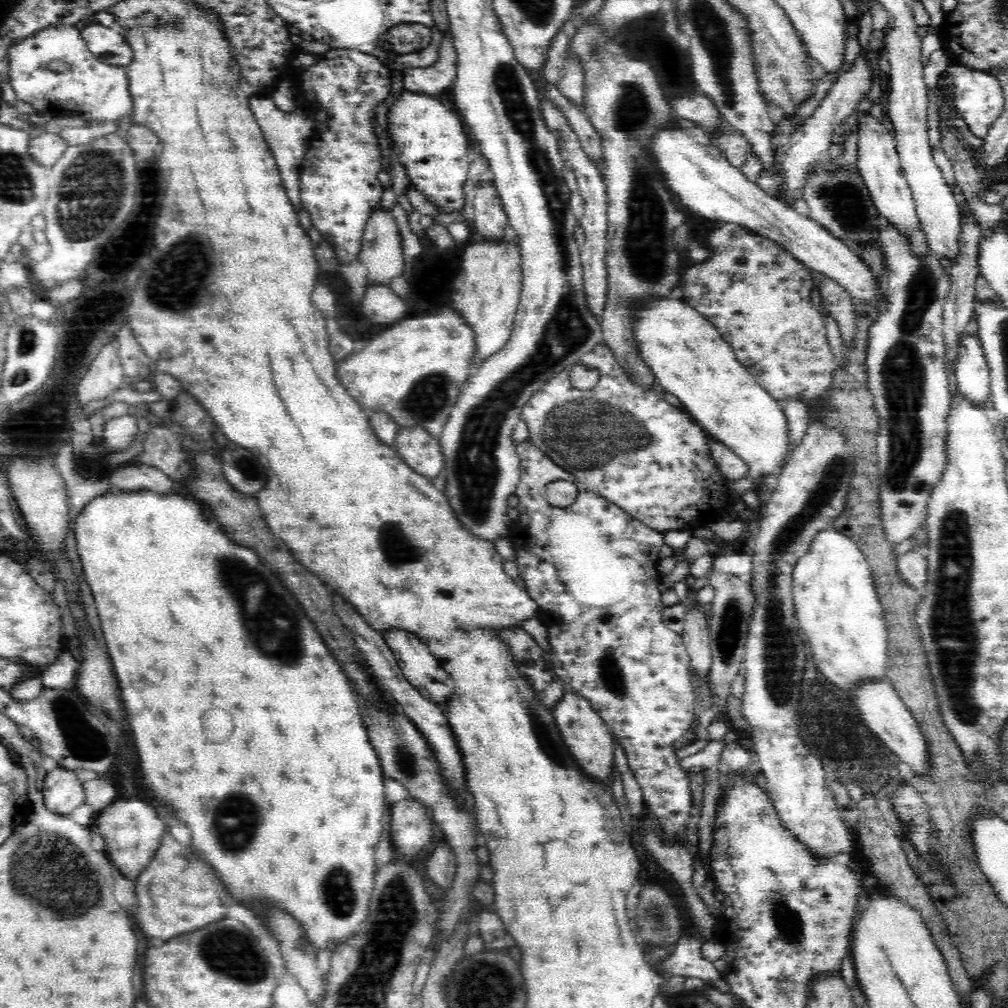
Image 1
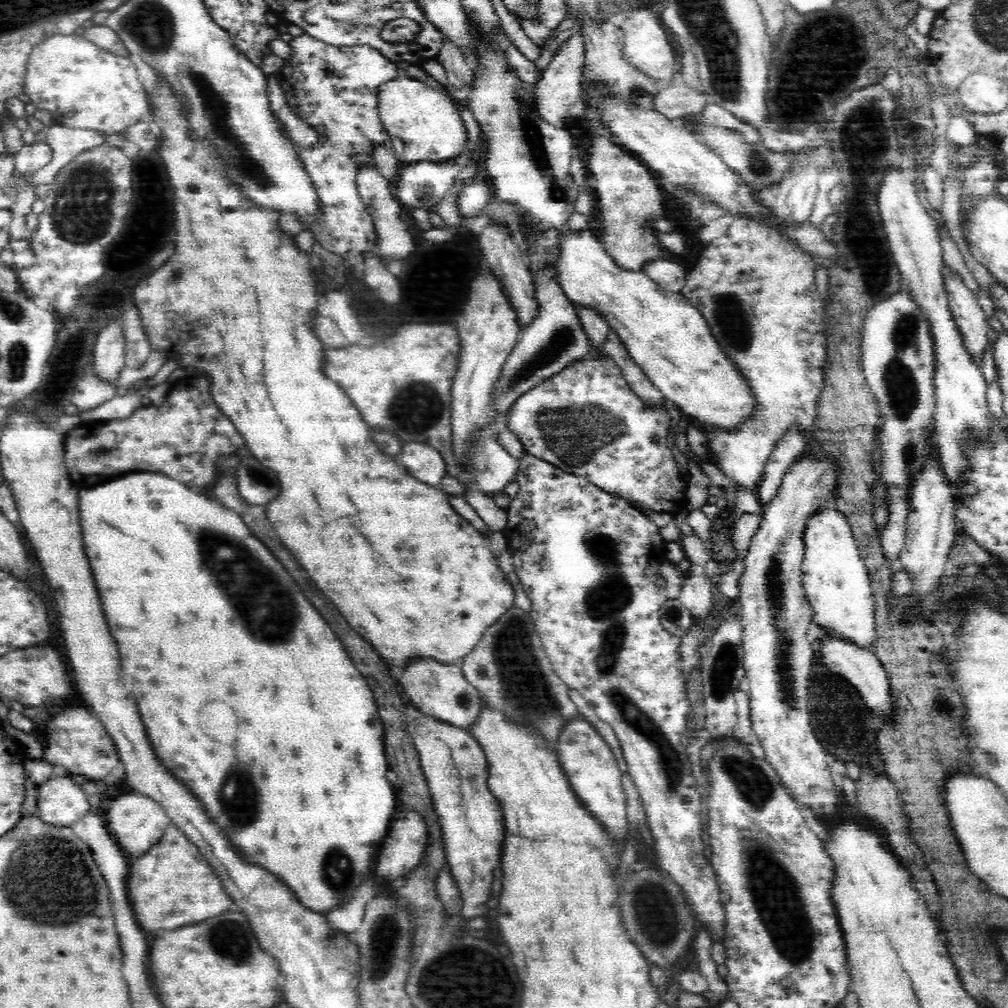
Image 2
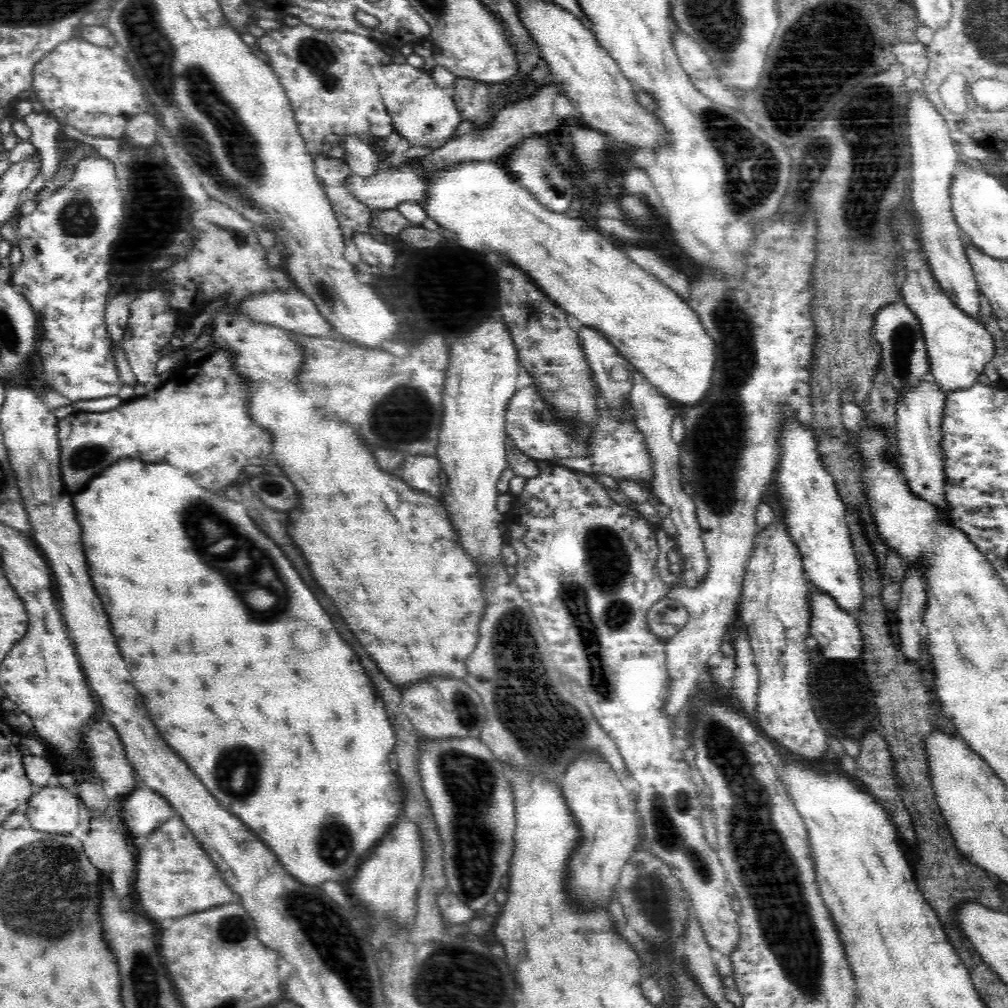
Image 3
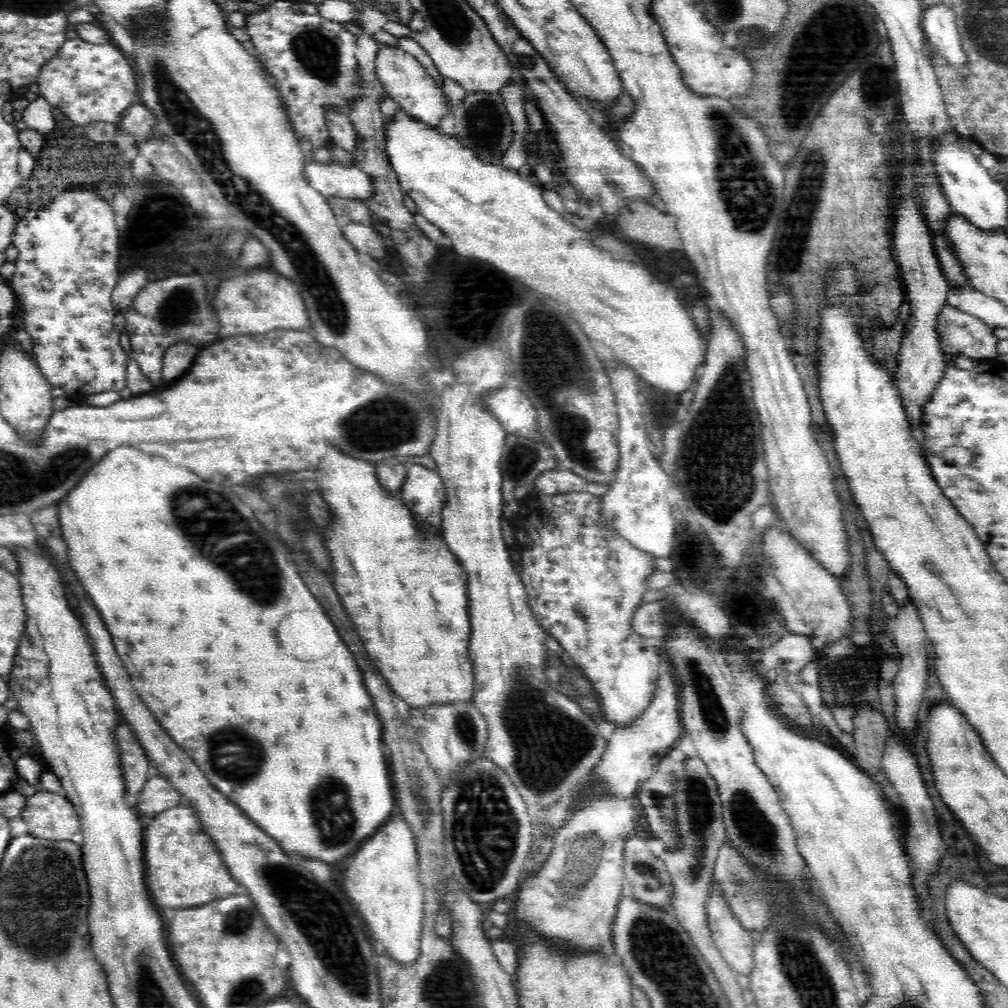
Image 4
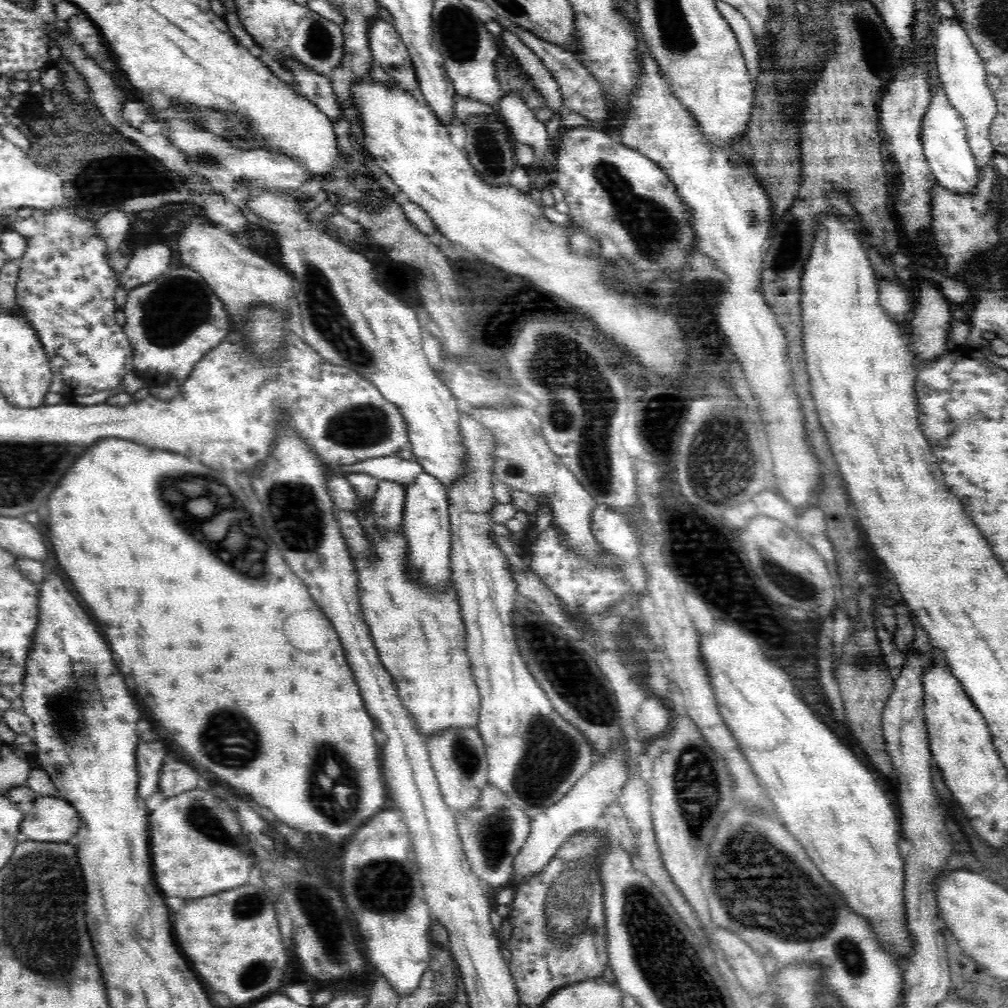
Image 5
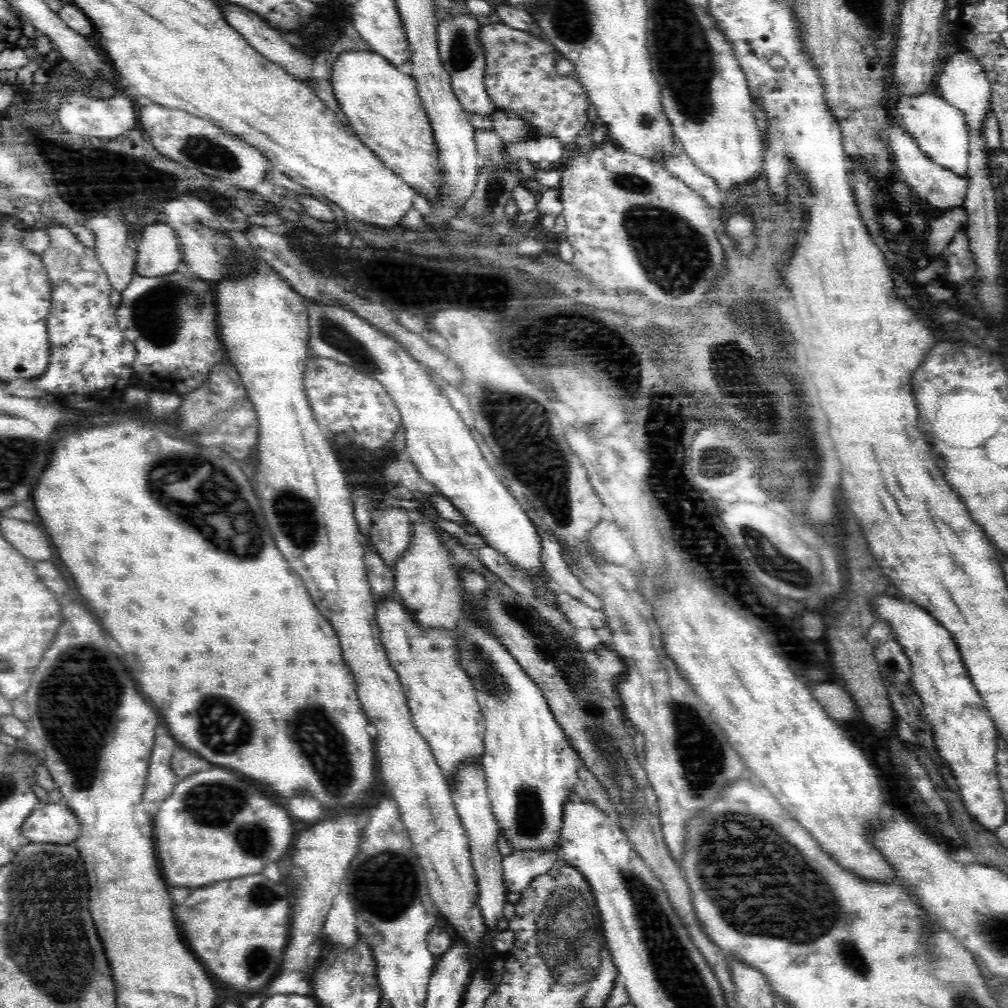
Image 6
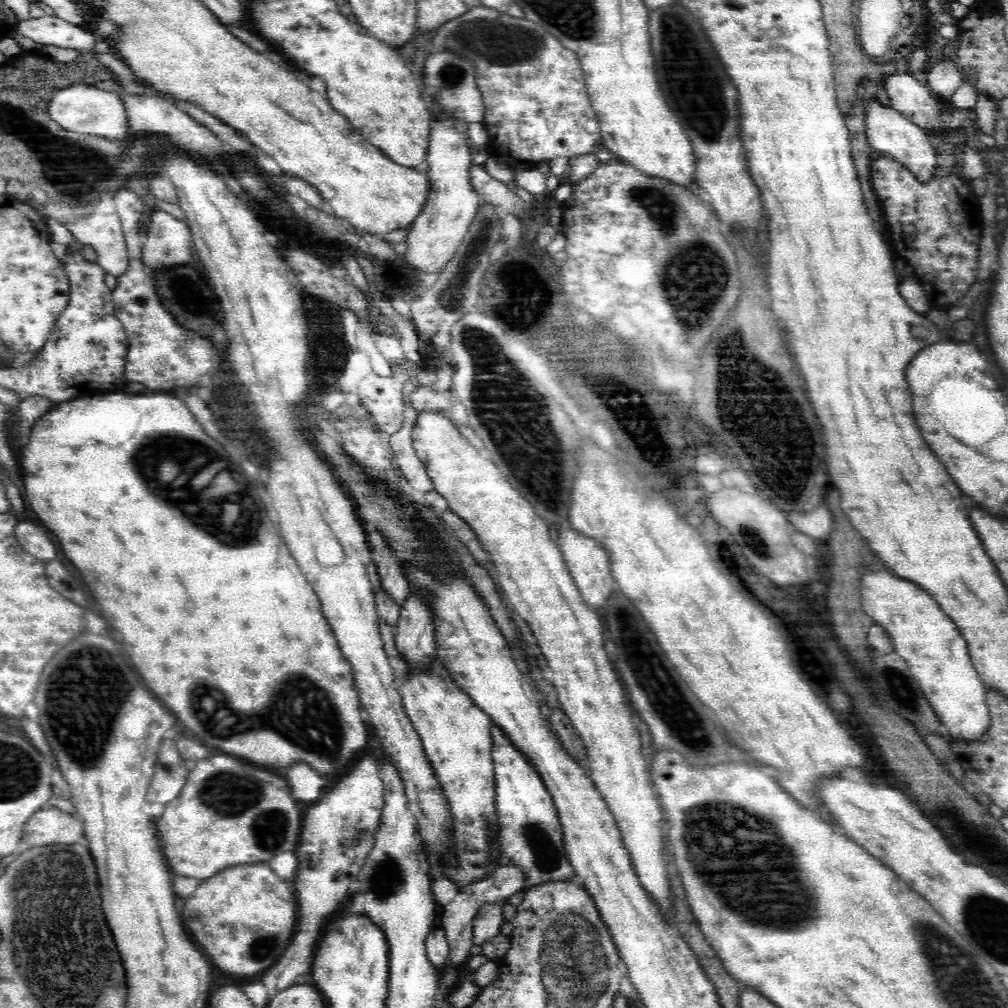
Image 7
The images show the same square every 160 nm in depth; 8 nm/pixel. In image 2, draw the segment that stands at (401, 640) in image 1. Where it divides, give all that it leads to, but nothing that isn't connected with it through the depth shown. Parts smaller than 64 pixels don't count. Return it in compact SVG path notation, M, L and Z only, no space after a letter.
M422 660L407 664L402 672L400 681L405 701L418 707L424 713L434 715L436 719L451 723L469 730L469 726L476 719L476 710L480 710L479 690L463 675L459 664L440 664L436 660Z

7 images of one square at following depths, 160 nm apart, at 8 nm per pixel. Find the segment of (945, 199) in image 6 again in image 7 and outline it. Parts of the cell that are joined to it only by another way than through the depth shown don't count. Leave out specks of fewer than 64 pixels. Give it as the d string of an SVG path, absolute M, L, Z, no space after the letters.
M872 99L865 107L866 137L868 142L876 150L888 154L894 160L904 165L904 168L912 172L916 180L926 182L936 178L938 161L935 147L930 144L925 130L920 129L908 117L898 113L892 107L886 107L876 99Z

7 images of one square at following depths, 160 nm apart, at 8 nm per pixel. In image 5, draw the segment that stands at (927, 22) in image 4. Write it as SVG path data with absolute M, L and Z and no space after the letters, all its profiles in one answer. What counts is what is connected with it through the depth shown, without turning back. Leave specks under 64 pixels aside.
M942 17L937 24L932 38L933 68L936 71L936 80L941 82L941 87L946 92L951 106L962 115L967 141L981 173L986 168L986 164L993 159L994 152L988 132L993 116L996 115L996 100L993 100L992 92L988 90L984 62L973 48L966 30L955 18Z

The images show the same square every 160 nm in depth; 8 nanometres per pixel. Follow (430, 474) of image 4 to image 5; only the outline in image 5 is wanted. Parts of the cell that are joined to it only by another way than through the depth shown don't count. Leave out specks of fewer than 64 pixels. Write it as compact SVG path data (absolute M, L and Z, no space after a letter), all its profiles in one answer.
M423 470L405 490L401 528L407 535L407 546L412 546L412 562L416 562L416 570L420 570L424 582L444 582L444 578L451 578L448 506L447 488L435 475Z

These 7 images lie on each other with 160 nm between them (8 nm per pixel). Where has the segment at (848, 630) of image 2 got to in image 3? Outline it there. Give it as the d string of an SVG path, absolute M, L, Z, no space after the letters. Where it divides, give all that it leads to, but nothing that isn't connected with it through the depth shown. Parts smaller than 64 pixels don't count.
M813 429L792 430L784 438L784 458L780 458L774 484L778 487L780 506L787 508L786 517L791 538L803 557L805 575L811 586L823 596L829 596L850 617L863 608L863 583L860 579L858 557L846 524L846 506L835 483L826 473L817 456Z

